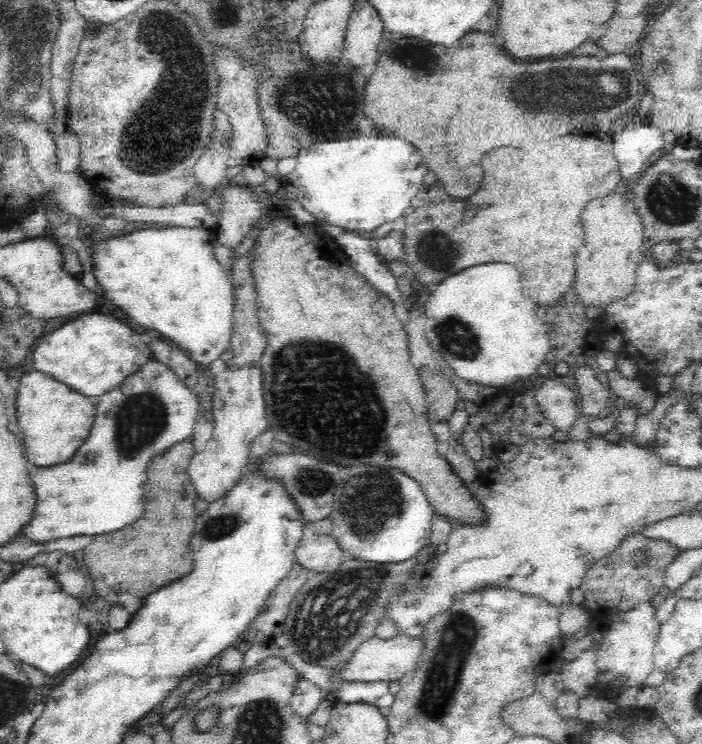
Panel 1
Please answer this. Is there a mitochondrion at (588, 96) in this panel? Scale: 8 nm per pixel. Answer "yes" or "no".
yes

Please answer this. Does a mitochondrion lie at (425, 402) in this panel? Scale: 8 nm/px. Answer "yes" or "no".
no

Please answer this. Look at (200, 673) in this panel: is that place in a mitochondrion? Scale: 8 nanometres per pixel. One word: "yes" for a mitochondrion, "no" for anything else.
no

